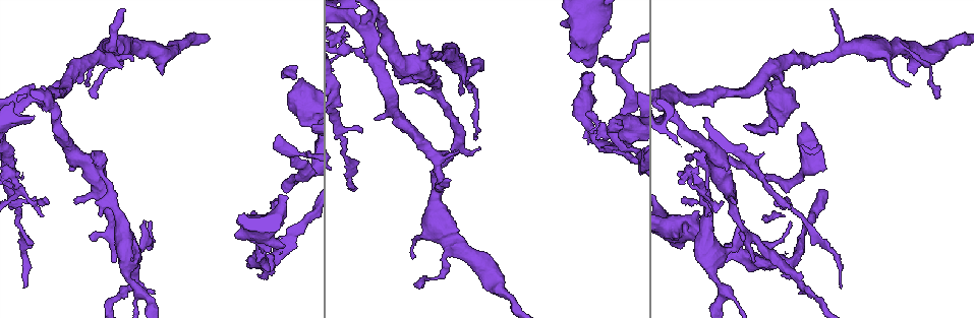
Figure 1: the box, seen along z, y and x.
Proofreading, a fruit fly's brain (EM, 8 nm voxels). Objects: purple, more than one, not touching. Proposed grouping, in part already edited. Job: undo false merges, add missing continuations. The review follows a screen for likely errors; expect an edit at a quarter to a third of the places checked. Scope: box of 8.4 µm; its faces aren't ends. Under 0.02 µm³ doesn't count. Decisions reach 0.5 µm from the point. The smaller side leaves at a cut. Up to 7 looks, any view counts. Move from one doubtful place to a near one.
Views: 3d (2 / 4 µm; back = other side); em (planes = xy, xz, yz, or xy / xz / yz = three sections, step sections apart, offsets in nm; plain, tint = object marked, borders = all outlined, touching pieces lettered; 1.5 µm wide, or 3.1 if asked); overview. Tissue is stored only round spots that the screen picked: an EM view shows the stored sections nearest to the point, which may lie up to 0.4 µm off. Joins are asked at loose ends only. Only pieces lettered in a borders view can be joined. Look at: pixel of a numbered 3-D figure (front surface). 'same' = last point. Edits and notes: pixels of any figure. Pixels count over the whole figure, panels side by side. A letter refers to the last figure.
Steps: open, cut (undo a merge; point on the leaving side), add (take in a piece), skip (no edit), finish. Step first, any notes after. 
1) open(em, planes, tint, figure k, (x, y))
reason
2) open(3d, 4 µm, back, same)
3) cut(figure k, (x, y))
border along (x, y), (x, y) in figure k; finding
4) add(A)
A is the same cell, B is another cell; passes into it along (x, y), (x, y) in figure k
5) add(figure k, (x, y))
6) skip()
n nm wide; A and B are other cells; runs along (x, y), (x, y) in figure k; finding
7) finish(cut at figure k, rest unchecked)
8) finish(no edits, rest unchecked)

open(em, xy, step 8, tint, figure 1, (766, 216))
branch stops here

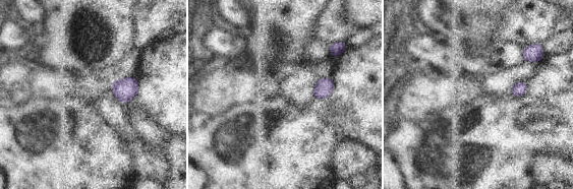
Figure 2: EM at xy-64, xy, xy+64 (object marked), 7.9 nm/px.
open(em, planes, borders, same)
cut it another way

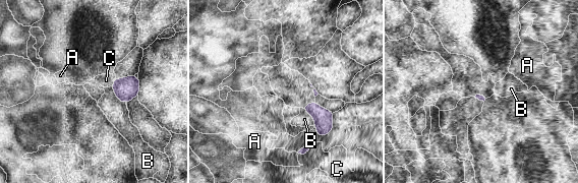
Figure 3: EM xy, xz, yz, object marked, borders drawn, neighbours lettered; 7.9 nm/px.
skip()
A, B and C are other cells; border along (115, 77), (112, 84) in figure 3; none of them fits

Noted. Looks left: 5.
open(em, yz, step 8, borders, figure 1, (840, 287))
thin end

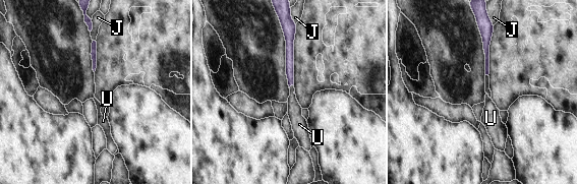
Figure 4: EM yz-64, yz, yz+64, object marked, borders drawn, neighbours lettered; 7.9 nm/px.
open(em, planes, borders, same)
cut it another way

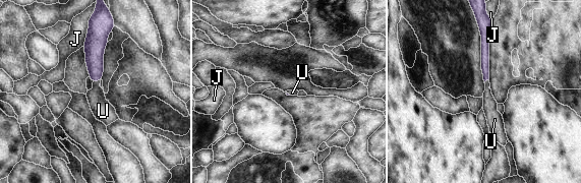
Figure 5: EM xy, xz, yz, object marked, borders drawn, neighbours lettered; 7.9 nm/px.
add(U)
U is the same cell, J is another cell; passes into it along (94, 48), (96, 79), (102, 109) in figure 5; it goes on there

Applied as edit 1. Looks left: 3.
open(em, xy, step 4, borders, figure 1, (343, 52))
abrupt turn

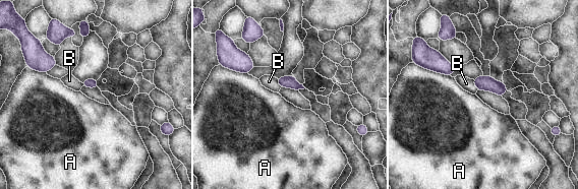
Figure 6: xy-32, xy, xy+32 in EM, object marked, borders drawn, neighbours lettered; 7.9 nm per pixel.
open(em, xz, step 4, borders, same)

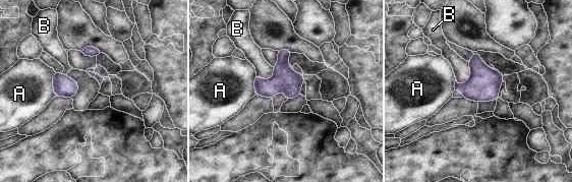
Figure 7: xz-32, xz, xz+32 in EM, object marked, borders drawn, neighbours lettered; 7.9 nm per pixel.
skip()
180 nm wide; B touches over 200 nm; A and B are other cells; all the same neuron

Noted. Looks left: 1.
finish(add at figure 5, rest unchecked)

